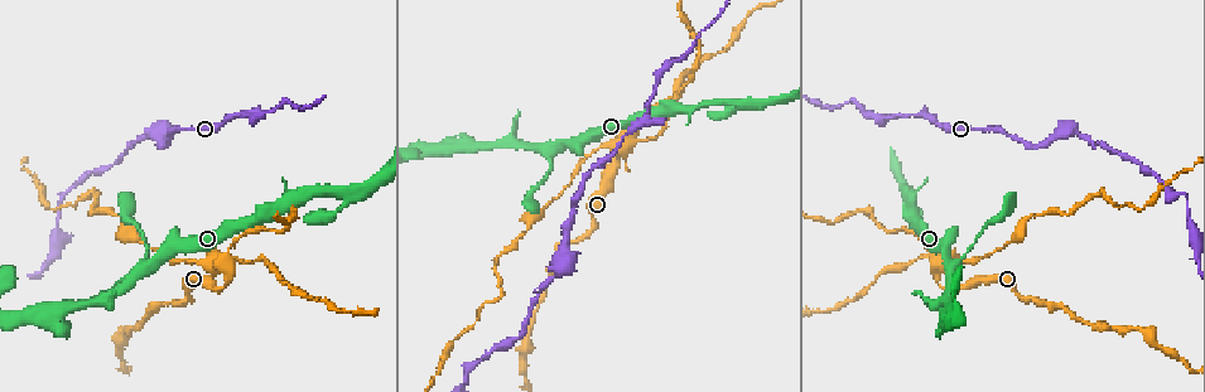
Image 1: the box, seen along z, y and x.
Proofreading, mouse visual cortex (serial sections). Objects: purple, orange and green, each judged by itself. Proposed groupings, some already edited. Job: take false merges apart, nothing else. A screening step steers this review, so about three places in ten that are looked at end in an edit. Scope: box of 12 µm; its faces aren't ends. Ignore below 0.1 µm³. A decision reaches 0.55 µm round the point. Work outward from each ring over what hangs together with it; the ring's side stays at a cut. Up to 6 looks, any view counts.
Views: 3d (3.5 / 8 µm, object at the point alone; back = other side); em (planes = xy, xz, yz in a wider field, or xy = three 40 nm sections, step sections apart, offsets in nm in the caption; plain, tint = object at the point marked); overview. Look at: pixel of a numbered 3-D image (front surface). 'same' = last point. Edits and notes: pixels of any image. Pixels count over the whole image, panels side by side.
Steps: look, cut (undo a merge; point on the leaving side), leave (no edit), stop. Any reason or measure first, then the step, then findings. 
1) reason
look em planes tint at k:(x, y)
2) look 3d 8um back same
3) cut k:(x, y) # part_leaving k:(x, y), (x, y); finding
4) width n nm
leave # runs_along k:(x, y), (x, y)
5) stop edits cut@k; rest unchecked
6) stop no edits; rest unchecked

four-way junction
look 3d 3.5um at 1:(627, 139)

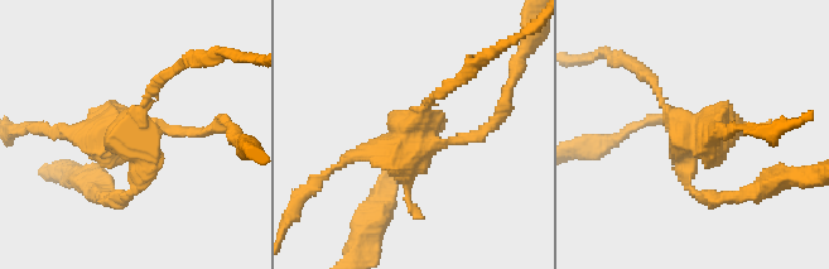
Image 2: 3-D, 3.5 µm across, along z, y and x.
look em xy step 5 tint at 2:(695, 133)

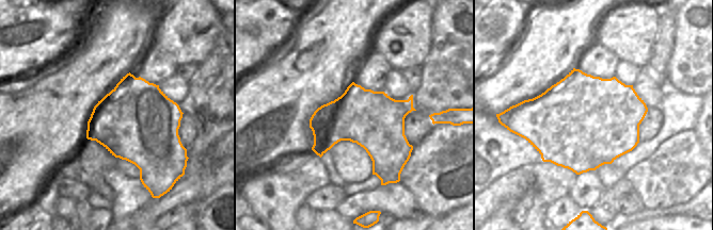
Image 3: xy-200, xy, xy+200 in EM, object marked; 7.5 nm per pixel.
cut 2:(742, 131) # part_leaving 2:(699, 133), (712, 137), (755, 129); two cells meet here

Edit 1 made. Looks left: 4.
see it whole again
look overview

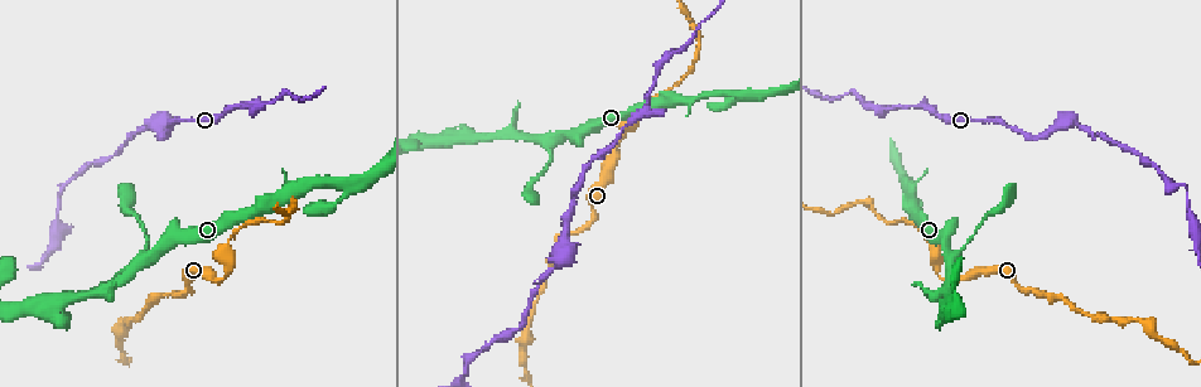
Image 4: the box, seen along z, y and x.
sudden change in width
look 3d 8um back at 4:(142, 262)

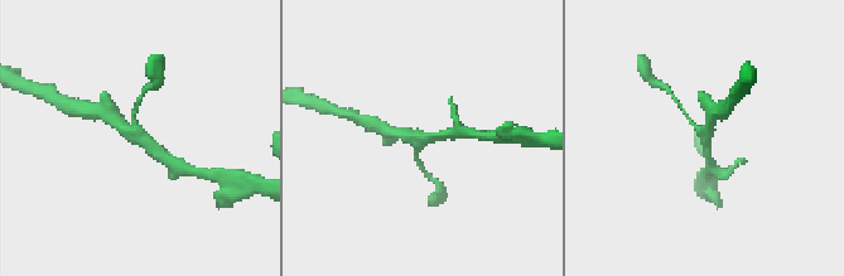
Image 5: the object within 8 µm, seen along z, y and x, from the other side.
closer look
look 3d 3.5um at 5:(137, 137)

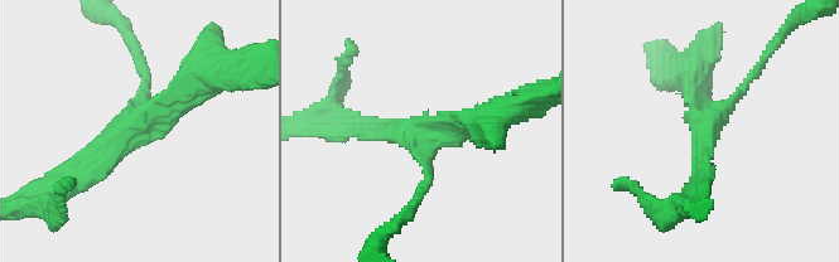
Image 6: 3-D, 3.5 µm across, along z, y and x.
need the tissue
look em xy step 3 tint at 6:(704, 124)

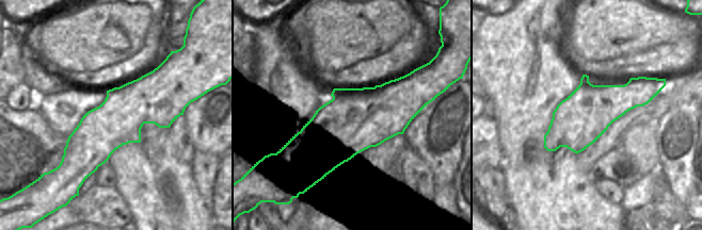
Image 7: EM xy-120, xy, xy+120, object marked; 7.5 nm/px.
arm_widths 150, 200, 300 nm
leave # one cell here

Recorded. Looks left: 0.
stop edits cut@2; rest unchecked

